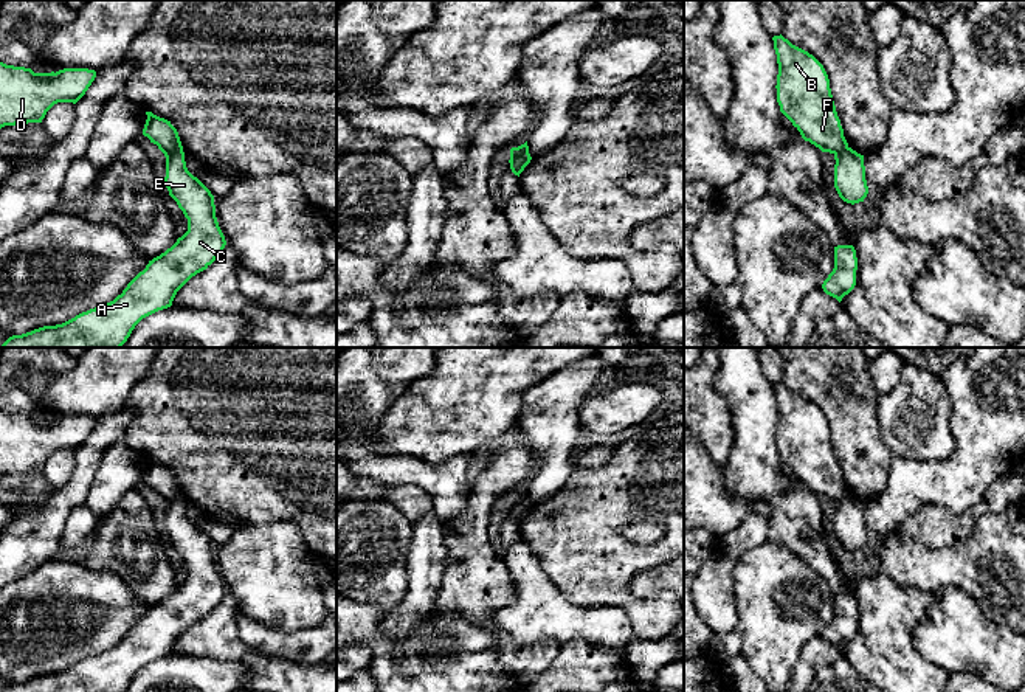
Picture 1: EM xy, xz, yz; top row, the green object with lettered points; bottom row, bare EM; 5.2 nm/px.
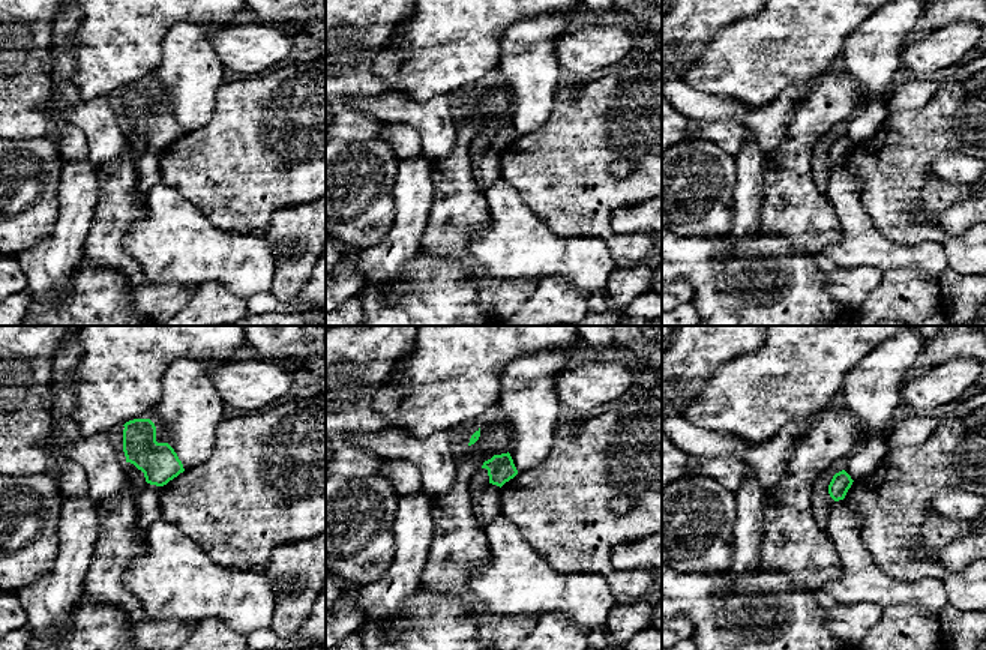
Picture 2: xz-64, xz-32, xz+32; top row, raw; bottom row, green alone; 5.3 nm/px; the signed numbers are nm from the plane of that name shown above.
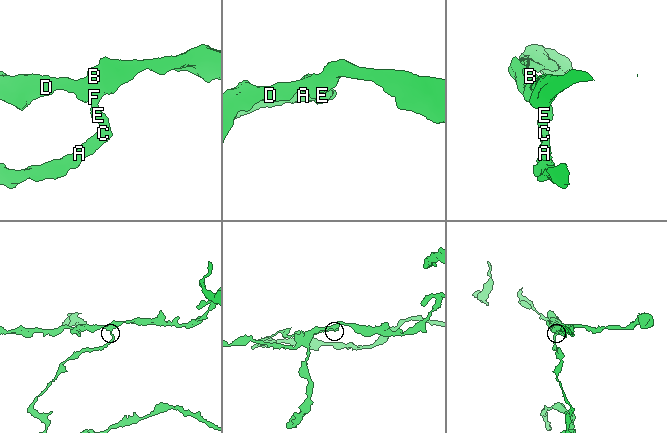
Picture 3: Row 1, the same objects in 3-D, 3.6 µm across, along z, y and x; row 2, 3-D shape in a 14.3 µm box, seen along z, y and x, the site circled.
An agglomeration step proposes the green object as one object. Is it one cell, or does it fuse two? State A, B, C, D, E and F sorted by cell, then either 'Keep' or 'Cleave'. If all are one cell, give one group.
Groups: A C E / B D F. Cleave

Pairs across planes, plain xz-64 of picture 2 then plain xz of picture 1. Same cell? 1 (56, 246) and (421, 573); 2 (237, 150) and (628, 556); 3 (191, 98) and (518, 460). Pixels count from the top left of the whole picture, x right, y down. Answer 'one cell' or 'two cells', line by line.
1: one cell
2: one cell
3: two cells

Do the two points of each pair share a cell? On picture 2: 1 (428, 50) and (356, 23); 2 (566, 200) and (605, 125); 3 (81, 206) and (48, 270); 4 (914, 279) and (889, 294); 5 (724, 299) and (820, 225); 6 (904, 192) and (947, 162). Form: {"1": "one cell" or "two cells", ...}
{"1": "two cells", "2": "one cell", "3": "one cell", "4": "one cell", "5": "two cells", "6": "two cells"}

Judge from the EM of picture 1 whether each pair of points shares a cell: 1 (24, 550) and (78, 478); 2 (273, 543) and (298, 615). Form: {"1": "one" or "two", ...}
{"1": "one", "2": "one"}

